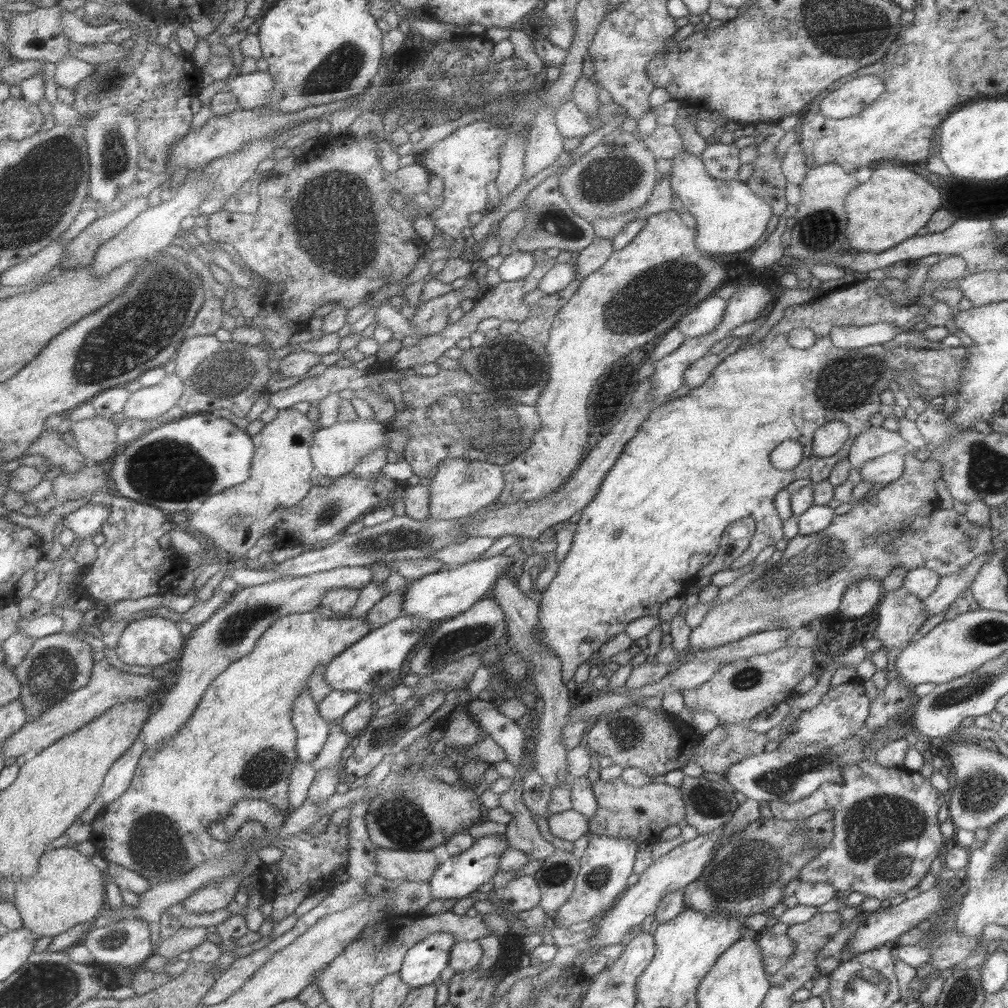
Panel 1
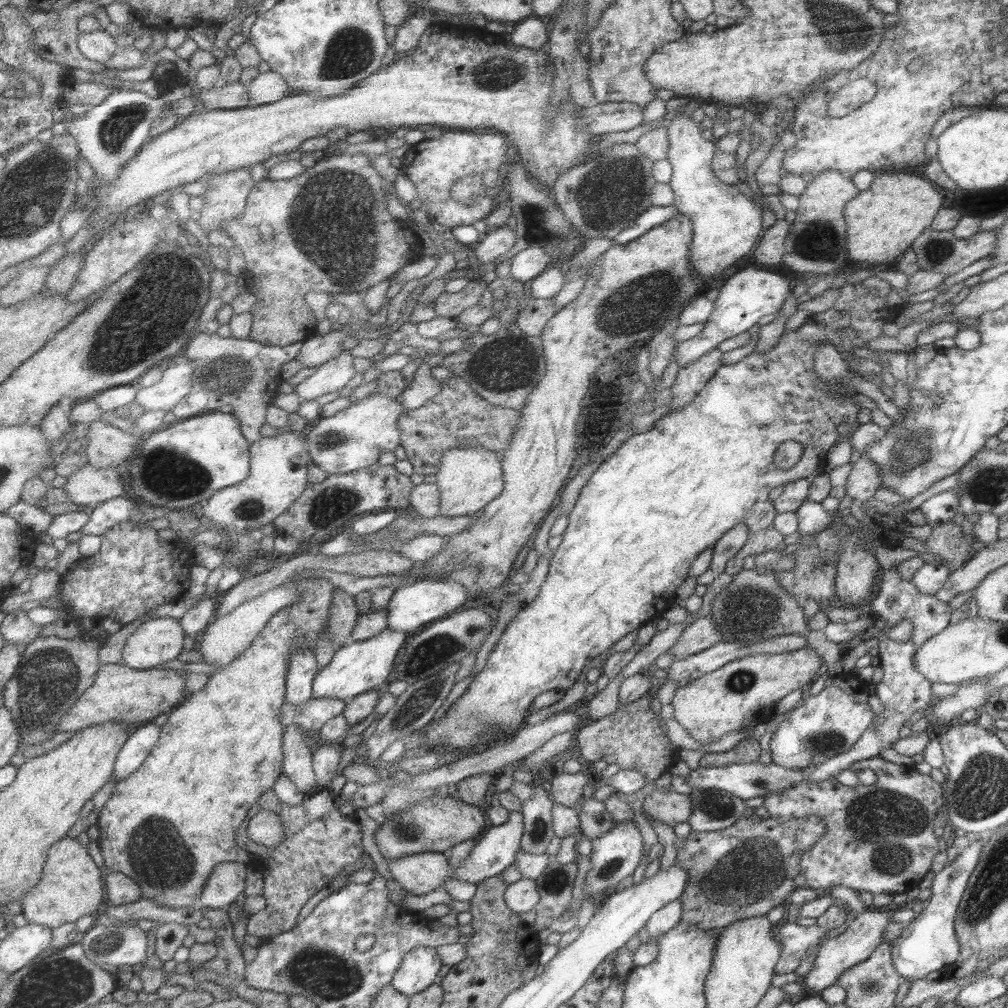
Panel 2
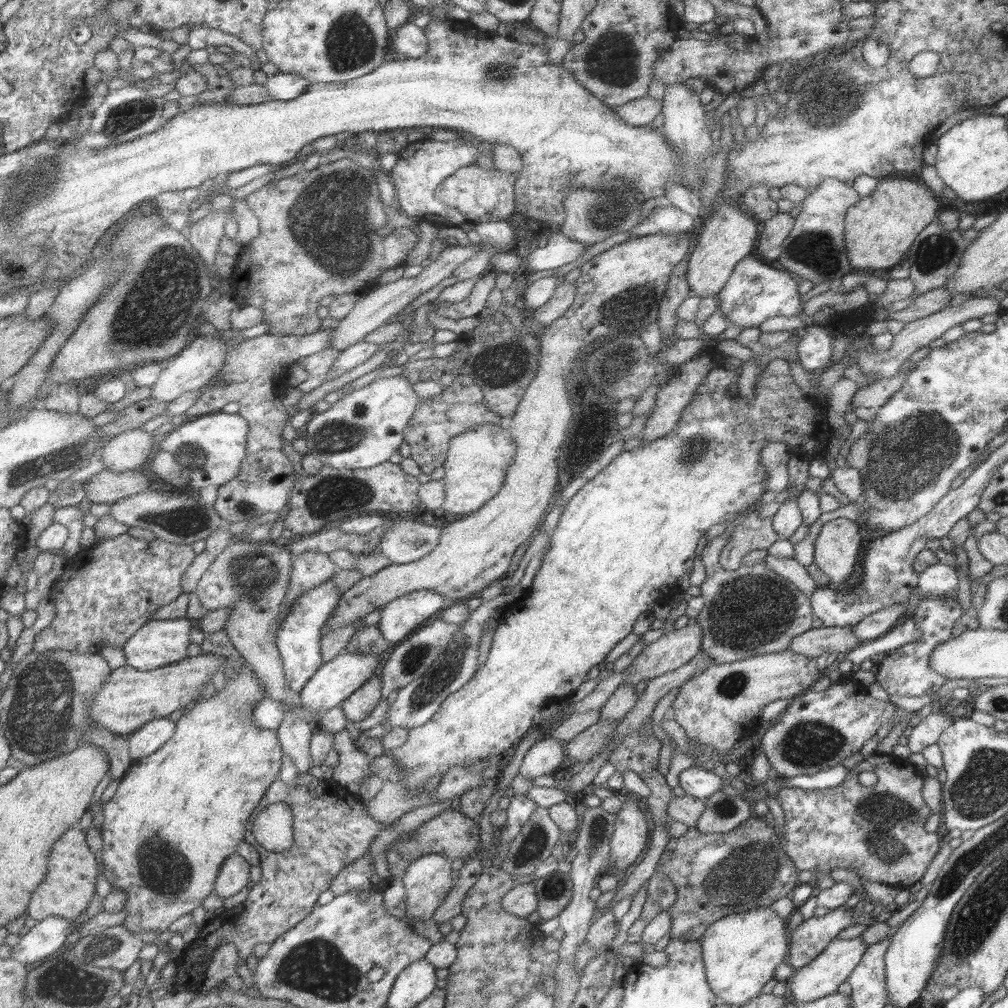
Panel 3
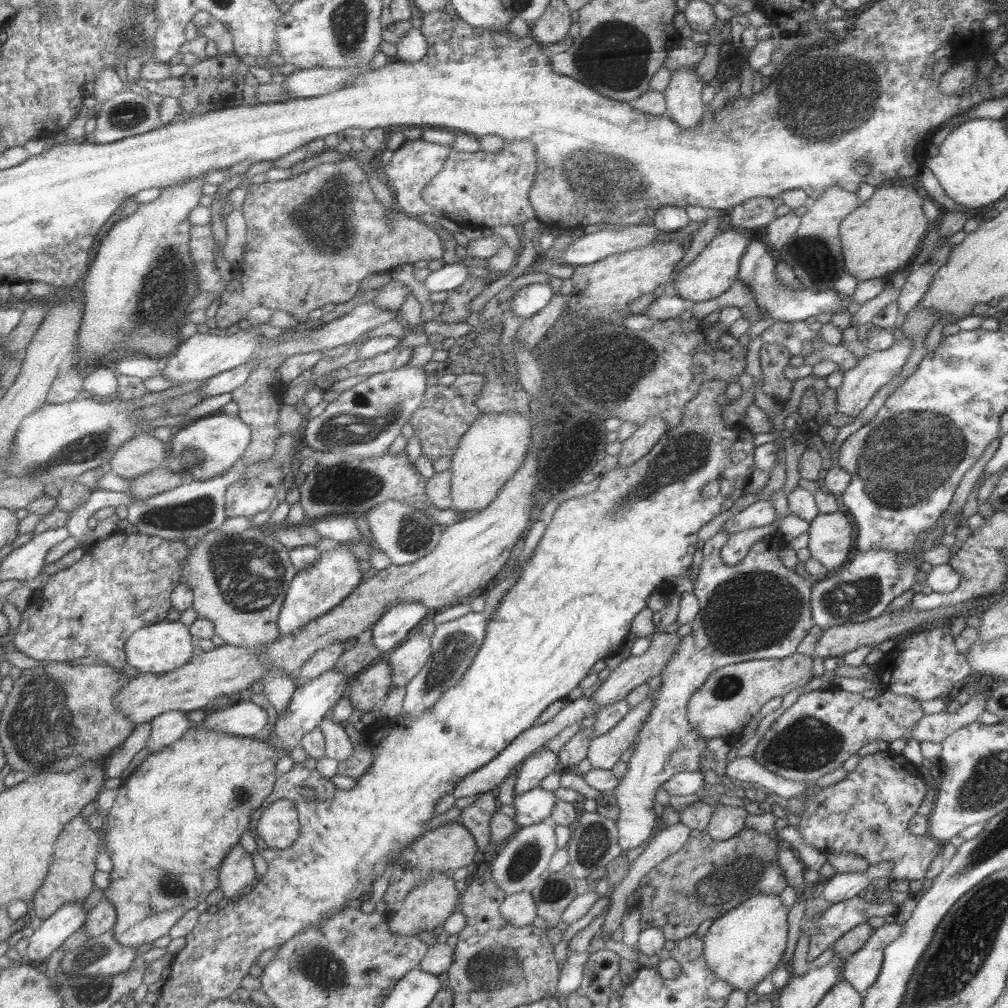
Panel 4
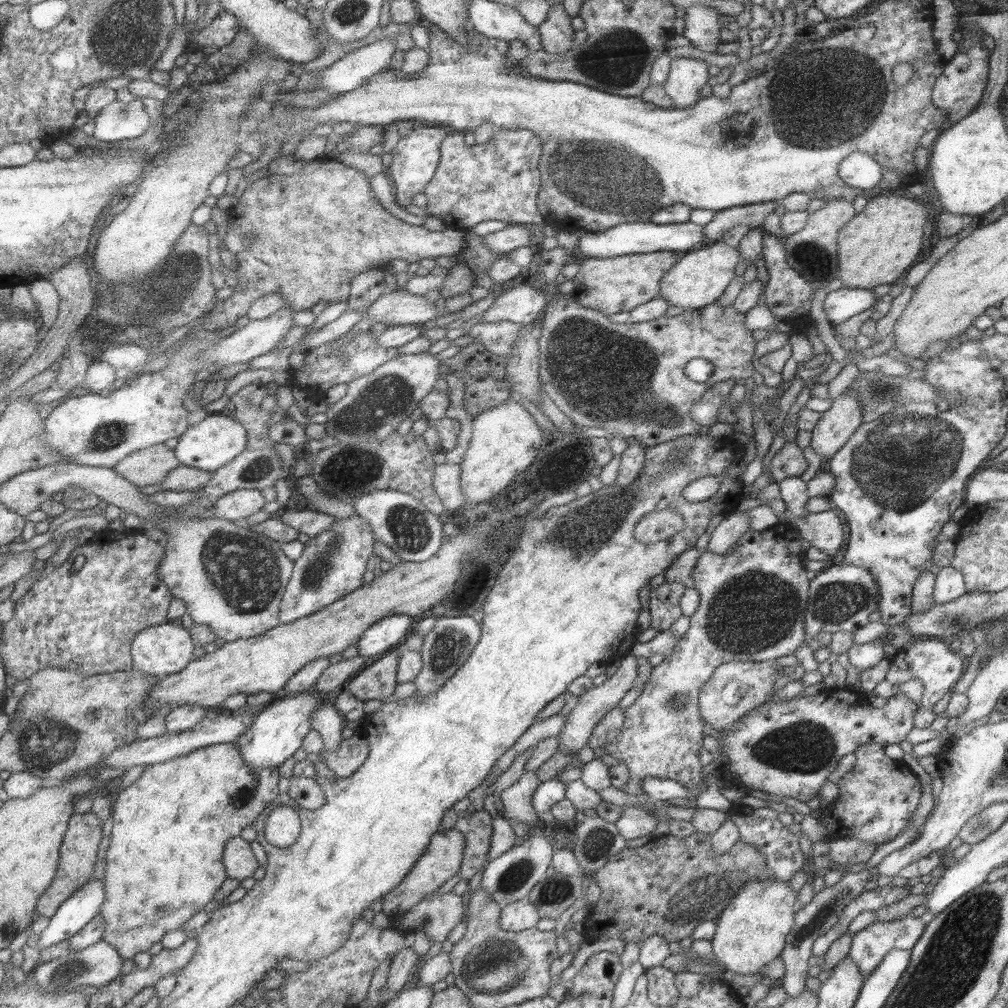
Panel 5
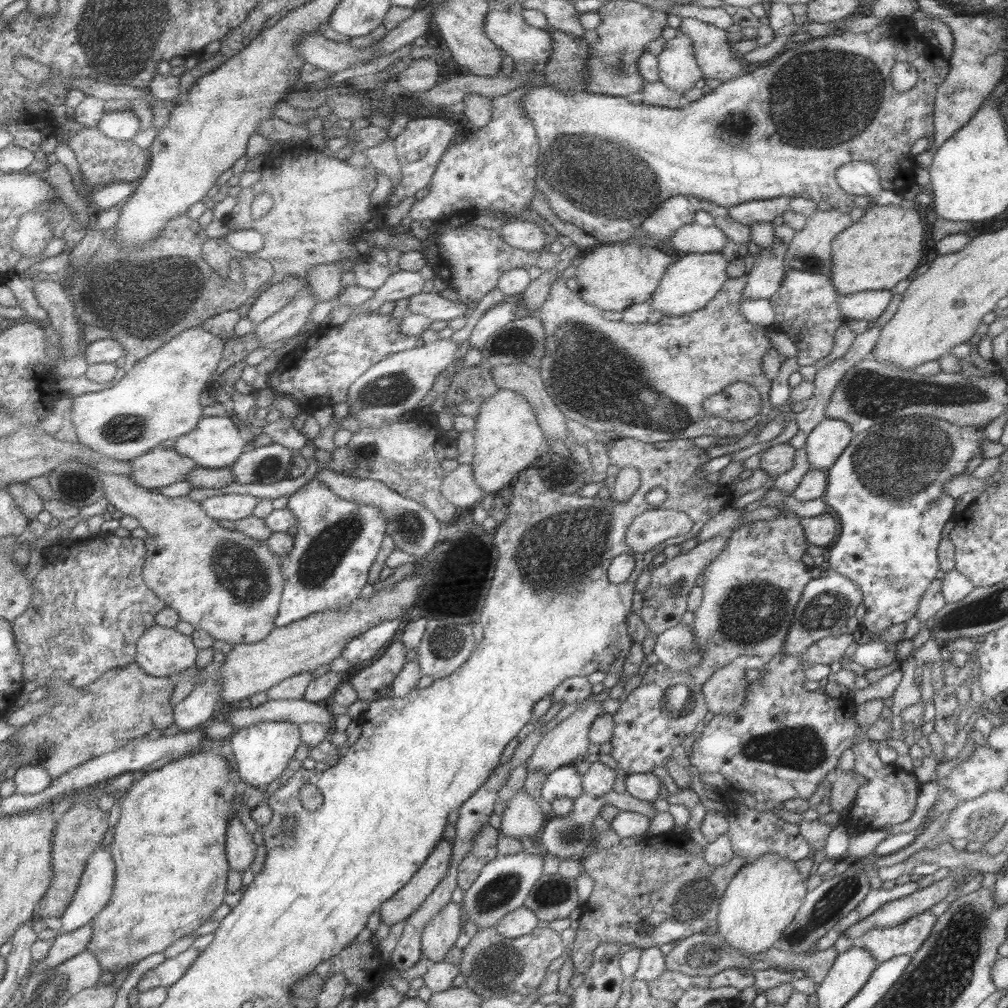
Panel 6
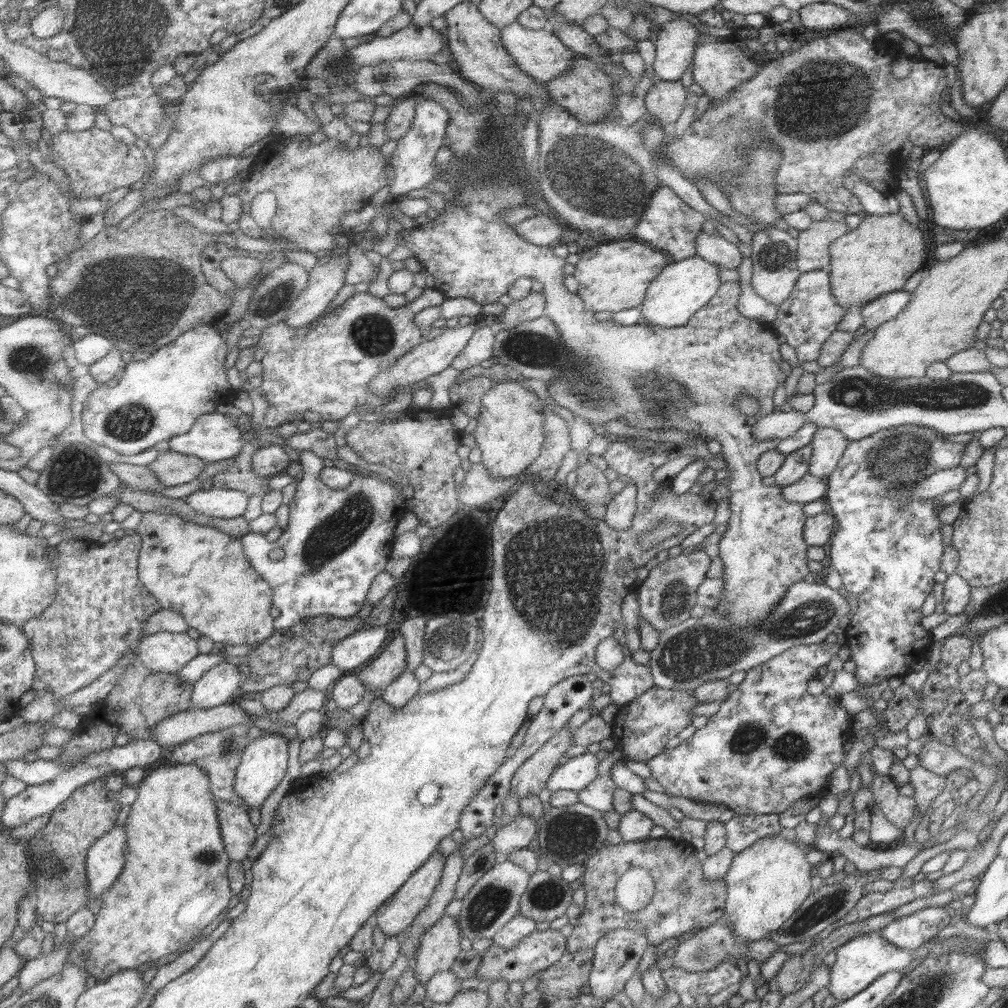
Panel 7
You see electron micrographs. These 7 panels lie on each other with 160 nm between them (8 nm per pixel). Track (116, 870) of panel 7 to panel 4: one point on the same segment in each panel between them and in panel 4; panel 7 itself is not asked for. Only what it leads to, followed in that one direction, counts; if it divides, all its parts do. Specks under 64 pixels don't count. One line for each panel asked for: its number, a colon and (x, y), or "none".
4: (54, 931)
5: (74, 915)
6: (97, 887)

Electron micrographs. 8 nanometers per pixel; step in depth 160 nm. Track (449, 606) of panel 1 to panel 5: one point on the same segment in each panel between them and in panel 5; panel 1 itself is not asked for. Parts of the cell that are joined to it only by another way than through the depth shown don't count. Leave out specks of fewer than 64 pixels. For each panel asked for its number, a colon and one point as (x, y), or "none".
2: (410, 606)
3: (399, 617)
4: (395, 625)
5: (390, 632)

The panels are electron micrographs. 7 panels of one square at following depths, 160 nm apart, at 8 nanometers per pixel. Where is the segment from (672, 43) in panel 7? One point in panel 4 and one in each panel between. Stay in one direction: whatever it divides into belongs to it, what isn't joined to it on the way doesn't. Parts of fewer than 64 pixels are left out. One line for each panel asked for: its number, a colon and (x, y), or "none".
4: (682, 96)
5: (686, 76)
6: (677, 68)

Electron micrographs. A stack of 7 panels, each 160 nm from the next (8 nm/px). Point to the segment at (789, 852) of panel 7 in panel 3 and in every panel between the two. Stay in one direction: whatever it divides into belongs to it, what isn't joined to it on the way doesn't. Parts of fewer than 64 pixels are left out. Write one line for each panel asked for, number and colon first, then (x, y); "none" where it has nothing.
3: (740, 951)
4: (742, 946)
5: (750, 932)
6: (763, 897)

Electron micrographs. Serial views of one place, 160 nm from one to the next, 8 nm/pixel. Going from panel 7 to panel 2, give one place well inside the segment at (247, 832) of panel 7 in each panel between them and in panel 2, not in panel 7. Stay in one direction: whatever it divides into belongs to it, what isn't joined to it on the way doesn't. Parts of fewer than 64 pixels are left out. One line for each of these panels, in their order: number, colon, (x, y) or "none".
2: (224, 887)
3: (234, 873)
4: (237, 874)
5: (239, 863)
6: (240, 849)

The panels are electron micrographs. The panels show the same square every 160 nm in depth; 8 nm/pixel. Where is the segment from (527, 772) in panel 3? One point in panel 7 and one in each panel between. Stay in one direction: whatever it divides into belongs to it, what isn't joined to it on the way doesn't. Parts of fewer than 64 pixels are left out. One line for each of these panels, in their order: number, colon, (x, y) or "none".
4: (535, 767)
5: (516, 799)
6: (522, 817)
7: (518, 834)

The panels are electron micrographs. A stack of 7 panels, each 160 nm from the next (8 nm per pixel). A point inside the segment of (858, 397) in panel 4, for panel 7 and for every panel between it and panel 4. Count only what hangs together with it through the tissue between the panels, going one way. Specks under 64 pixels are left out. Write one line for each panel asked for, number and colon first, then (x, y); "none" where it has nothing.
5: (836, 425)
6: (824, 443)
7: (828, 444)

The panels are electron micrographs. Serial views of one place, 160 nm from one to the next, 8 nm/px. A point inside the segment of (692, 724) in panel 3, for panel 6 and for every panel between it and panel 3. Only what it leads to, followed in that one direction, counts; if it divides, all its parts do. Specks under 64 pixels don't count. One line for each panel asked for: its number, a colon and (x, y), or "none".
4: (720, 708)
5: (734, 688)
6: (724, 690)

